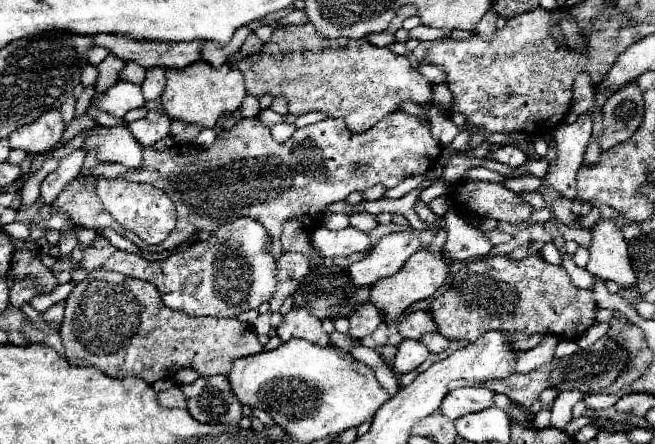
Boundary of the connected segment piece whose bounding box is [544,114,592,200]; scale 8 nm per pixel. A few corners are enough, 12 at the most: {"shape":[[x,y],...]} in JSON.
{"shape":[[592,118],[552,130],[558,154],[544,180],[576,198],[576,174],[592,136]]}

